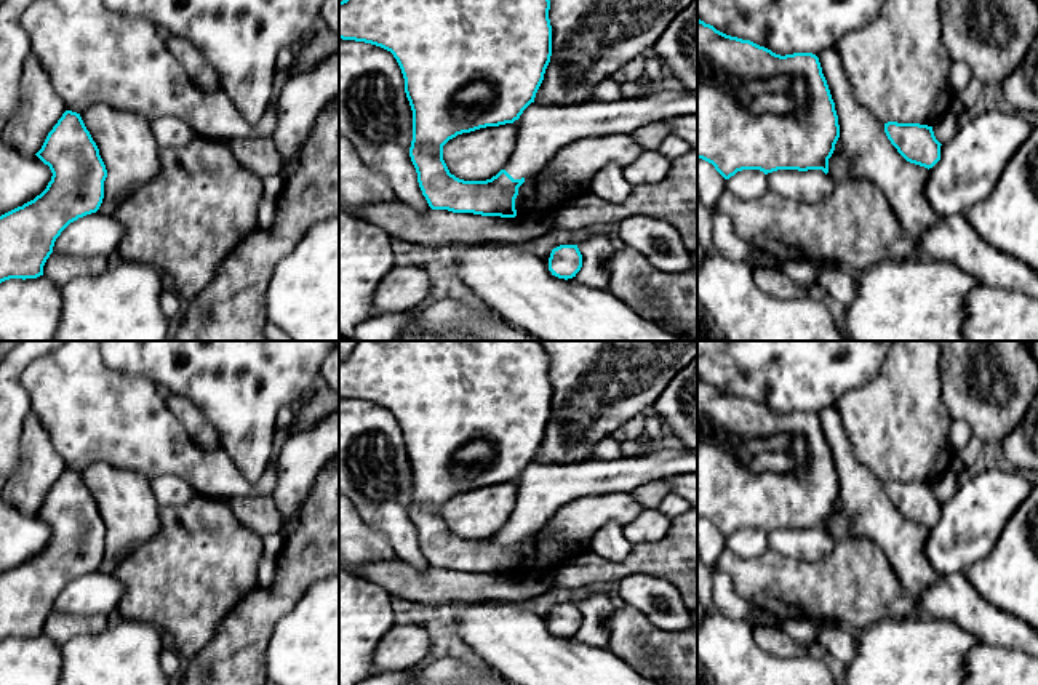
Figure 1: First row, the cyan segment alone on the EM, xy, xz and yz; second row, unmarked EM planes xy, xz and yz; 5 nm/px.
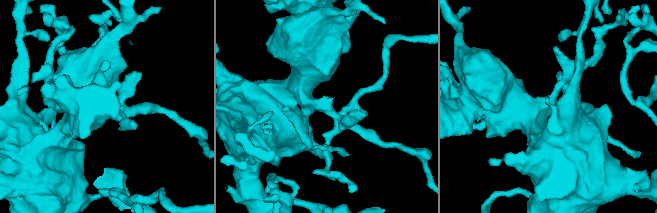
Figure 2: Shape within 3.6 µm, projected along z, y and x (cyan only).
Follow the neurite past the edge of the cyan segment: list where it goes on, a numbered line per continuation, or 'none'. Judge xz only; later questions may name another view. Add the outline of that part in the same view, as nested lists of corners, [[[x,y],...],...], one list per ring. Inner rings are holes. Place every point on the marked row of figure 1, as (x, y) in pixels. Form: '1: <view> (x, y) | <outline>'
1: xz (542, 130) | [[[657,90],[643,98],[590,99],[573,106],[531,102],[518,118],[517,146],[504,170],[513,179],[526,179],[571,142],[632,134],[649,123],[681,115],[697,115],[697,93]]]

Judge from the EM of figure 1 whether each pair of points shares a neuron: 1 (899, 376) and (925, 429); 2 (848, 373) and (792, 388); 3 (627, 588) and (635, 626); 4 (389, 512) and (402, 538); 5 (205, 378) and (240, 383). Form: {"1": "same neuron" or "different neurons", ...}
{"1": "same neuron", "2": "same neuron", "3": "different neurons", "4": "same neuron", "5": "same neuron"}

